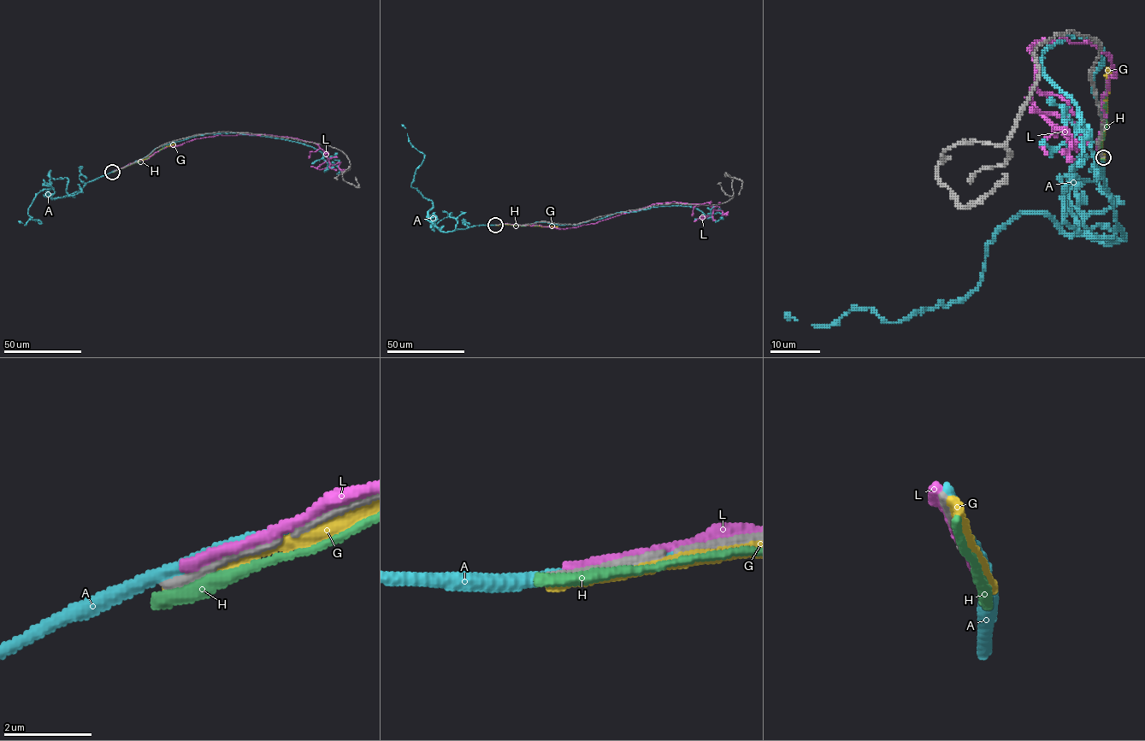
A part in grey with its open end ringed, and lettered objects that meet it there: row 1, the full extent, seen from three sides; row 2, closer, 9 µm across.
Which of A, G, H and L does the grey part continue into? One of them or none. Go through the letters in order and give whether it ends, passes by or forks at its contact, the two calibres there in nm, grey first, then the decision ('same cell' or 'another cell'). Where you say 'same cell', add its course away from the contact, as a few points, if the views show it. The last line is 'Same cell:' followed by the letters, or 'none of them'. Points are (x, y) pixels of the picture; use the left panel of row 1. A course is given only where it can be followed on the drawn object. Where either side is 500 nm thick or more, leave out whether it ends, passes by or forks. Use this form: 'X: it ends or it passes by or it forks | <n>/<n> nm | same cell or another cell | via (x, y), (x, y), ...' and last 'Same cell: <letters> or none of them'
A: it passes by | 160/280 nm | another cell
G: it passes by | 170/240 nm | another cell
H: it passes by | 240/320 nm | another cell
L: it passes by | 160/190 nm | another cell
Same cell: none of them

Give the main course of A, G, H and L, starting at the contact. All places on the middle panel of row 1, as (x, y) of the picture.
A: (498, 225), (574, 225), (616, 213), (663, 206), (688, 206), (706, 217), (716, 220), (721, 217)
G: (498, 225), (557, 226)
H: (497, 225), (548, 226)
L: (498, 225), (576, 227), (665, 202), (707, 202), (712, 213), (700, 218), (705, 218), (721, 202)

